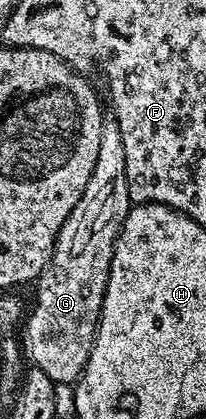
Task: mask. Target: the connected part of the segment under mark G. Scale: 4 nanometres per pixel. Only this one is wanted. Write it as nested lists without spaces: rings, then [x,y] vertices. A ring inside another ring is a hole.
[[[105,119],[99,135],[99,156],[91,179],[87,179],[87,191],[83,191],[83,199],[75,203],[75,211],[67,215],[67,223],[59,231],[53,254],[35,282],[37,302],[23,321],[28,364],[43,371],[58,386],[72,386],[87,367],[97,337],[115,243],[130,208],[123,135],[119,135],[116,121]]]

